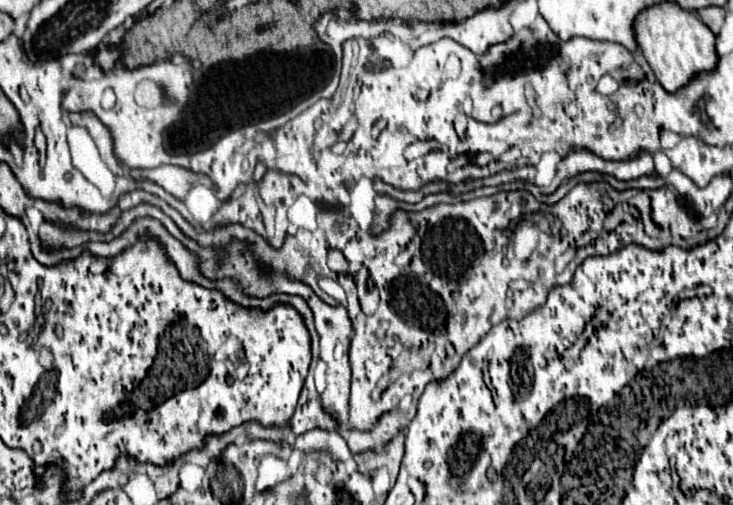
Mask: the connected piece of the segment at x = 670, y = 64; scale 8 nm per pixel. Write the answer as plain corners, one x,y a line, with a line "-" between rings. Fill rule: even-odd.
659,2
641,10
633,20
633,32
641,54
667,92
675,92
685,86
695,72
709,72
715,68
717,52
713,32
693,10
681,8
677,2

